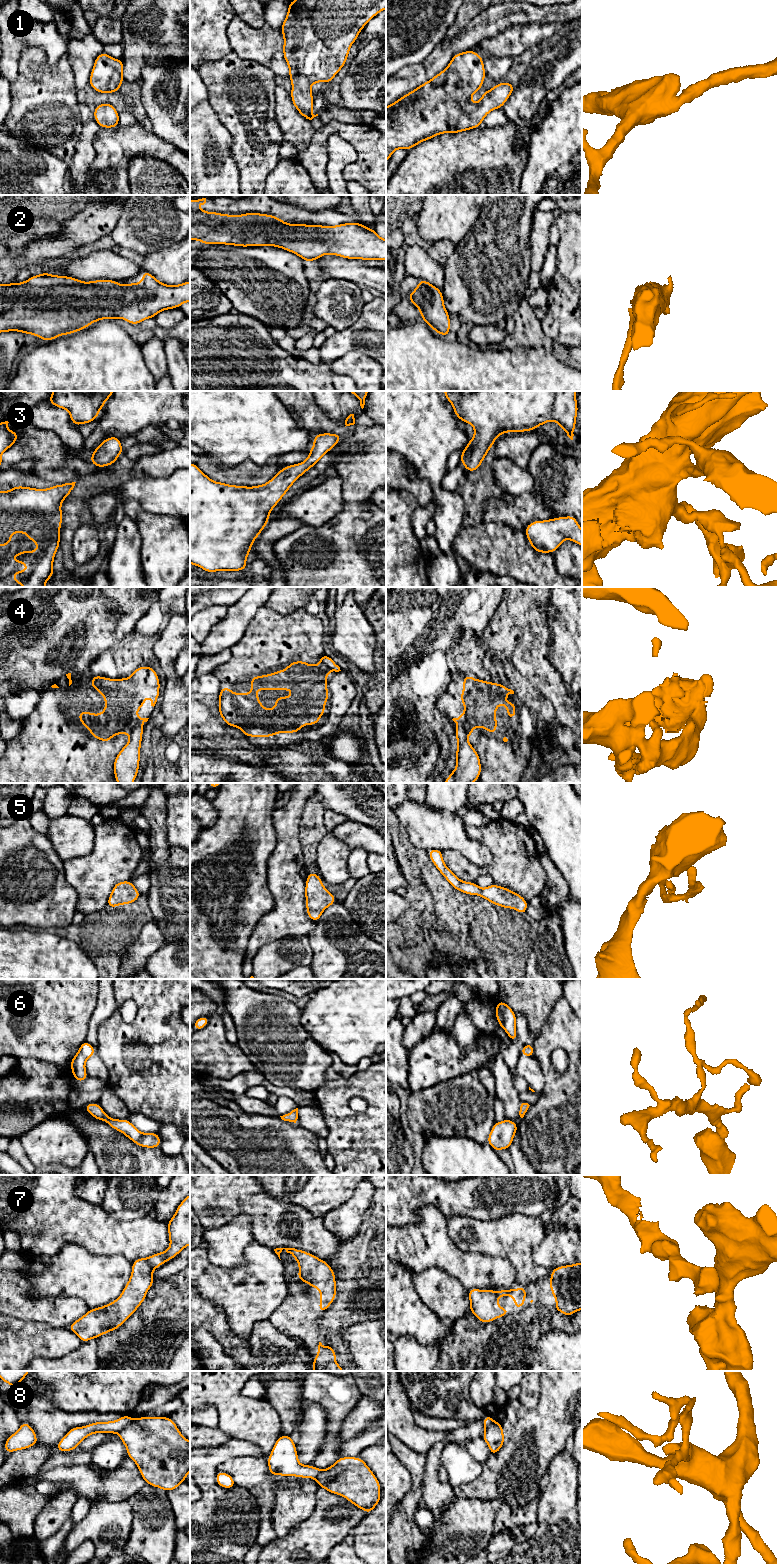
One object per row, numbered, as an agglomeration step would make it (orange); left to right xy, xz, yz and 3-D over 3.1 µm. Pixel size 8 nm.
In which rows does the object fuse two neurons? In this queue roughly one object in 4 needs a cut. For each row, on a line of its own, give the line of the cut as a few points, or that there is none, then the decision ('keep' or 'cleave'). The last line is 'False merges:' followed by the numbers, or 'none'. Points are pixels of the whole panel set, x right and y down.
1: no cut; keep
2: no cut; keep
3: no cut; keep
4: cut in xy along (141, 726), (135, 727), (130, 734); cleave
5: no cut; keep
6: no cut; keep
7: no cut; keep
8: cut in xy along (132, 1419), (118, 1432); cleave
False merges: 4, 8

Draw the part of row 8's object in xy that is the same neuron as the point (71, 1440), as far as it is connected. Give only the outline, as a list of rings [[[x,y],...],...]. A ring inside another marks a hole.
[[[123,1415],[115,1421],[93,1422],[83,1427],[71,1428],[57,1443],[57,1451],[69,1452],[77,1449],[81,1441],[95,1433],[119,1433],[131,1420],[129,1415]]]

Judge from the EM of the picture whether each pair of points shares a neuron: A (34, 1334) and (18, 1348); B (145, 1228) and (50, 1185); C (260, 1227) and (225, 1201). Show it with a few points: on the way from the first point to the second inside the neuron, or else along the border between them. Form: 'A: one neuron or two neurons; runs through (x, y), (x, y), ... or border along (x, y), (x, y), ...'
A: one neuron; runs through (30, 1338), (22, 1344)
B: one neuron; runs through (121, 1229), (102, 1229), (79, 1206), (74, 1206)
C: one neuron; runs through (260, 1216), (239, 1195), (236, 1195)

